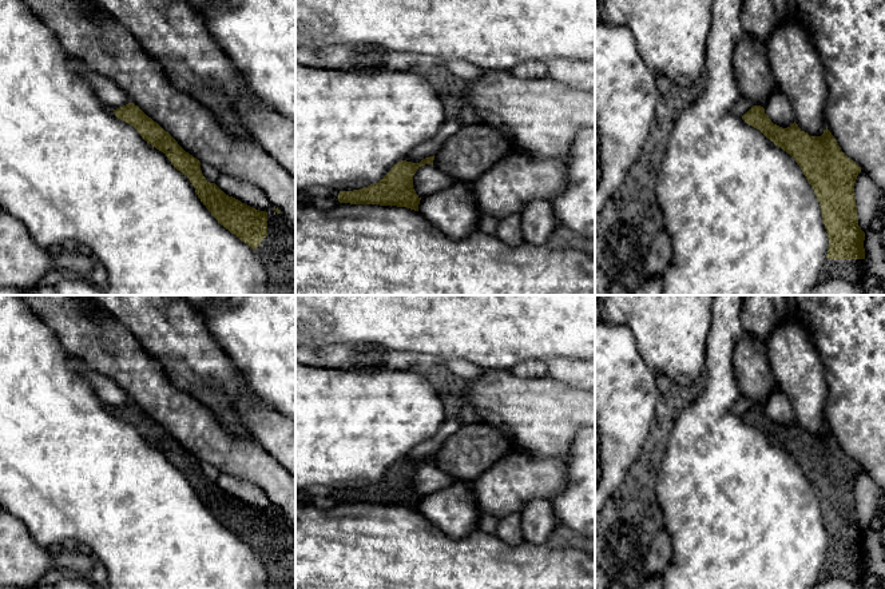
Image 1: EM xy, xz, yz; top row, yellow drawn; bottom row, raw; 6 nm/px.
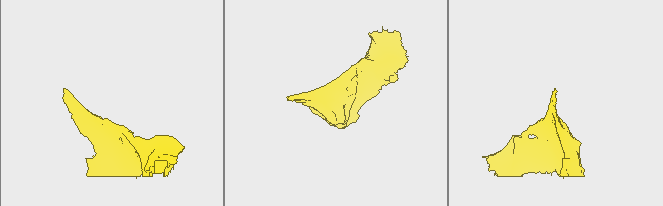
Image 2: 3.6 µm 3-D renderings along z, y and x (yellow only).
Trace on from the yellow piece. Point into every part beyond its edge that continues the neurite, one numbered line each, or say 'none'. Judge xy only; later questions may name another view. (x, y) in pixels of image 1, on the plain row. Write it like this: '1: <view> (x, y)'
1: xy (277, 552)

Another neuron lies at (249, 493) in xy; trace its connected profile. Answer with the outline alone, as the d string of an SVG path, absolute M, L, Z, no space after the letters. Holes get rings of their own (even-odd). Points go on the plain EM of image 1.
M221 473L215 483L226 494L233 496L255 509L266 510L267 514L274 512L274 506L270 504L269 498L254 483L246 482L237 477L231 477L226 473Z

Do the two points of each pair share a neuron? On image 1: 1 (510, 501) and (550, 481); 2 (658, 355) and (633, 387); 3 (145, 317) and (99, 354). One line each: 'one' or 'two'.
1: one
2: two
3: two

